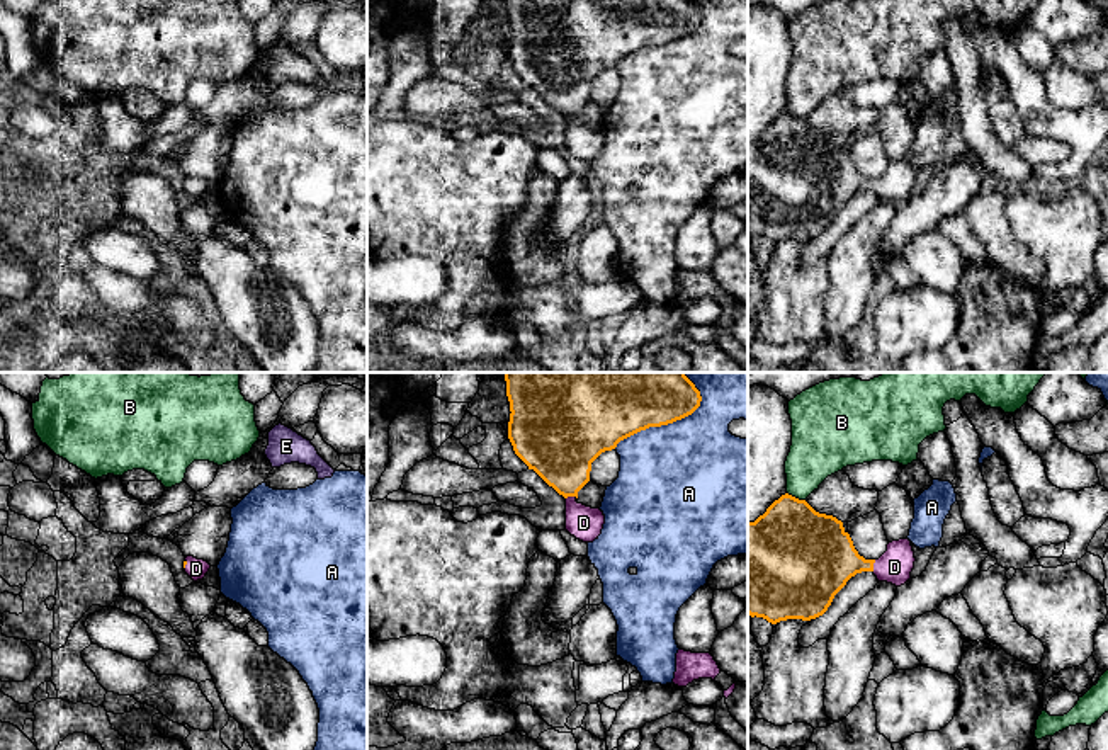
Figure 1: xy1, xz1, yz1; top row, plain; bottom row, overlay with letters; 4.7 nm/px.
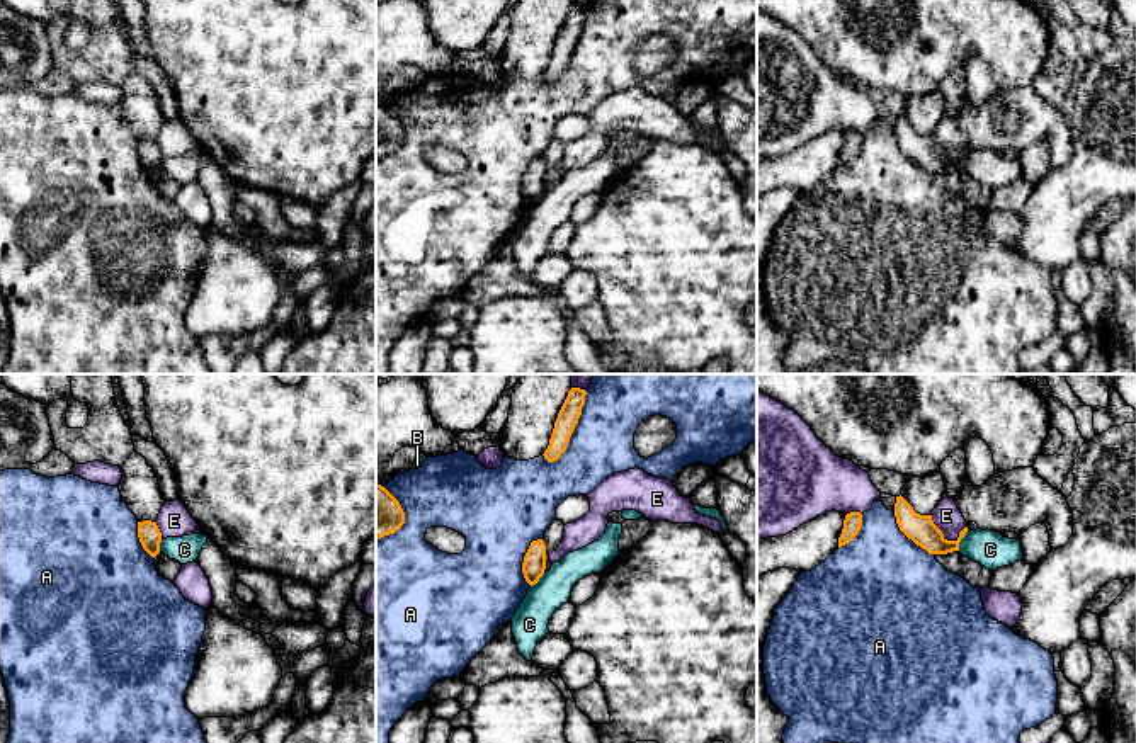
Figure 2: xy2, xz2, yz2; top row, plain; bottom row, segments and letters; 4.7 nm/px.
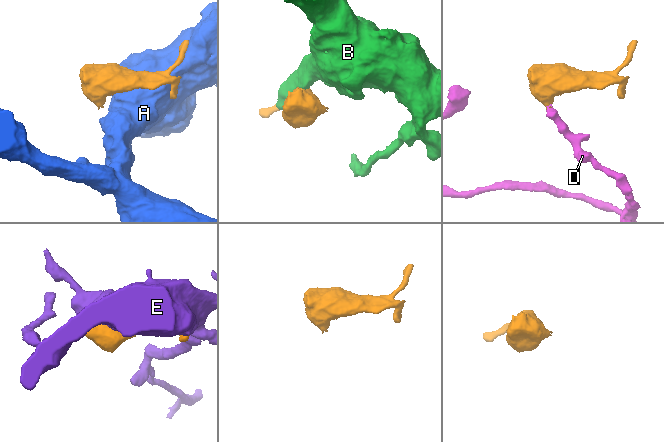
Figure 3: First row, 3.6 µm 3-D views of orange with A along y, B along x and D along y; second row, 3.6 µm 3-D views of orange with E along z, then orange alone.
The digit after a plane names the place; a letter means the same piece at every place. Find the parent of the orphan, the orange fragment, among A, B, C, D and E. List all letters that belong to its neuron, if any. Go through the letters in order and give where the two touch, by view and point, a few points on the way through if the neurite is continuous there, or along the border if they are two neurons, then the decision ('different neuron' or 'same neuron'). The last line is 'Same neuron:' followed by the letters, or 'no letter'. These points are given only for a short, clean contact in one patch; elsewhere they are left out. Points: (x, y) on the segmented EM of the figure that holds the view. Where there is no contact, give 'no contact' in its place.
A: contact xz1 (672, 422); different neuron
B: contact yz1 (794, 497); different neuron
C: contact yz2 (961, 538); border yz2 (968, 529), (958, 550); different neuron
D: contact yz1 (872, 565); way yz1 (819, 560), (872, 565), (894, 567); same neuron
E: contact yz2 (941, 533); different neuron
Same neuron: D

